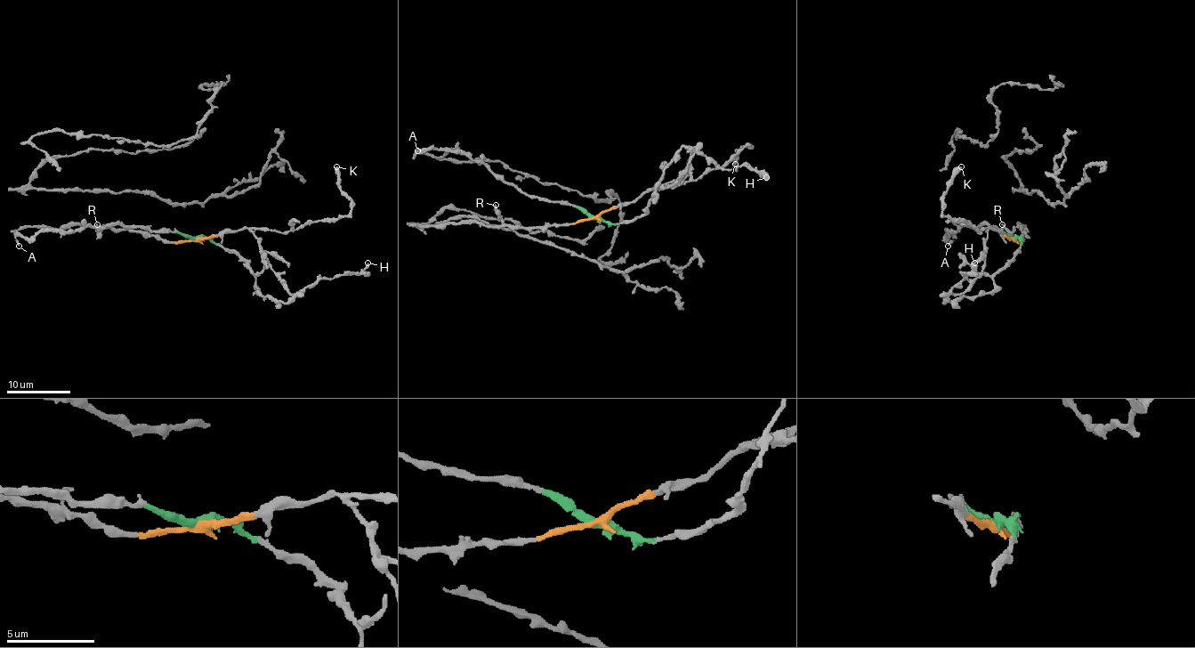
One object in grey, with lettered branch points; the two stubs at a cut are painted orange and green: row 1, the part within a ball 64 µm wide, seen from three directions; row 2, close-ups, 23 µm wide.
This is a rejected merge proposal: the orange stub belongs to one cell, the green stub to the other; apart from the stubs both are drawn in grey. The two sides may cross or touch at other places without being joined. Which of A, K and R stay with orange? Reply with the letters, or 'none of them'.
K, R

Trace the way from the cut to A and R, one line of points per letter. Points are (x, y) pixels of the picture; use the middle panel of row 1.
A: (594, 217), (588, 217), (574, 206), (530, 198), (464, 153), (420, 149), (414, 155), (416, 149)
R: (594, 217), (552, 225), (508, 227), (496, 205)

